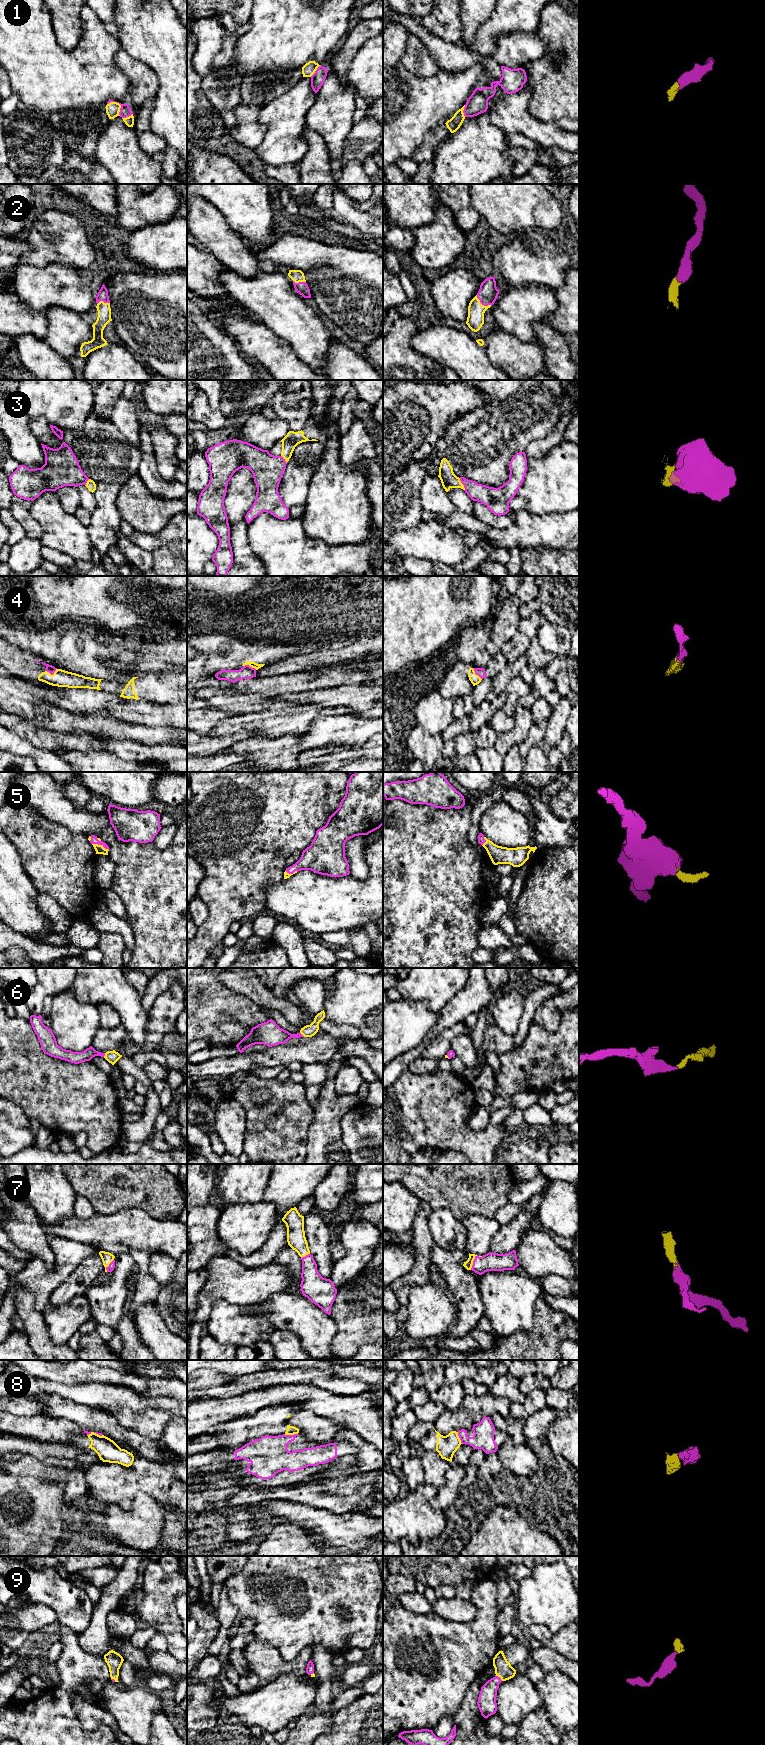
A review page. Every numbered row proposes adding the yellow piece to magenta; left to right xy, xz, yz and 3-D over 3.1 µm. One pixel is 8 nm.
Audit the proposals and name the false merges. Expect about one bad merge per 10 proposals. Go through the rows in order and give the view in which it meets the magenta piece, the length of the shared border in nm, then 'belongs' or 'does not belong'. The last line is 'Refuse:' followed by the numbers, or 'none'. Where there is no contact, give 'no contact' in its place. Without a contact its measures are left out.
1: contact in xy; length 120 nm; belongs
2: contact in yz; length 150 nm; belongs
3: contact in yz; length 110 nm; belongs
4: contact in xz; length 120 nm; belongs
5: contact in xy; length 150 nm; belongs
6: contact in xz; length 50 nm; belongs
7: contact in yz; length 150 nm; belongs
8: contact in xz; length 110 nm; does not belong
9: contact in yz; length 70 nm; belongs
Refuse: 8

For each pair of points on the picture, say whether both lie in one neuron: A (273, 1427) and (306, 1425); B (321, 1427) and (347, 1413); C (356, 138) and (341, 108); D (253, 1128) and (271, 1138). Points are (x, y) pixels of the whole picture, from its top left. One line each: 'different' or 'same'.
A: different
B: different
C: different
D: same

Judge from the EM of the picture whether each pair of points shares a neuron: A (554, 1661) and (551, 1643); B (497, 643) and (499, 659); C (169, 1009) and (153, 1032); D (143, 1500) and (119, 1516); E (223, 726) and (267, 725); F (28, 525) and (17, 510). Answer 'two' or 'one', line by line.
A: two
B: two
C: one
D: one
E: one
F: one

